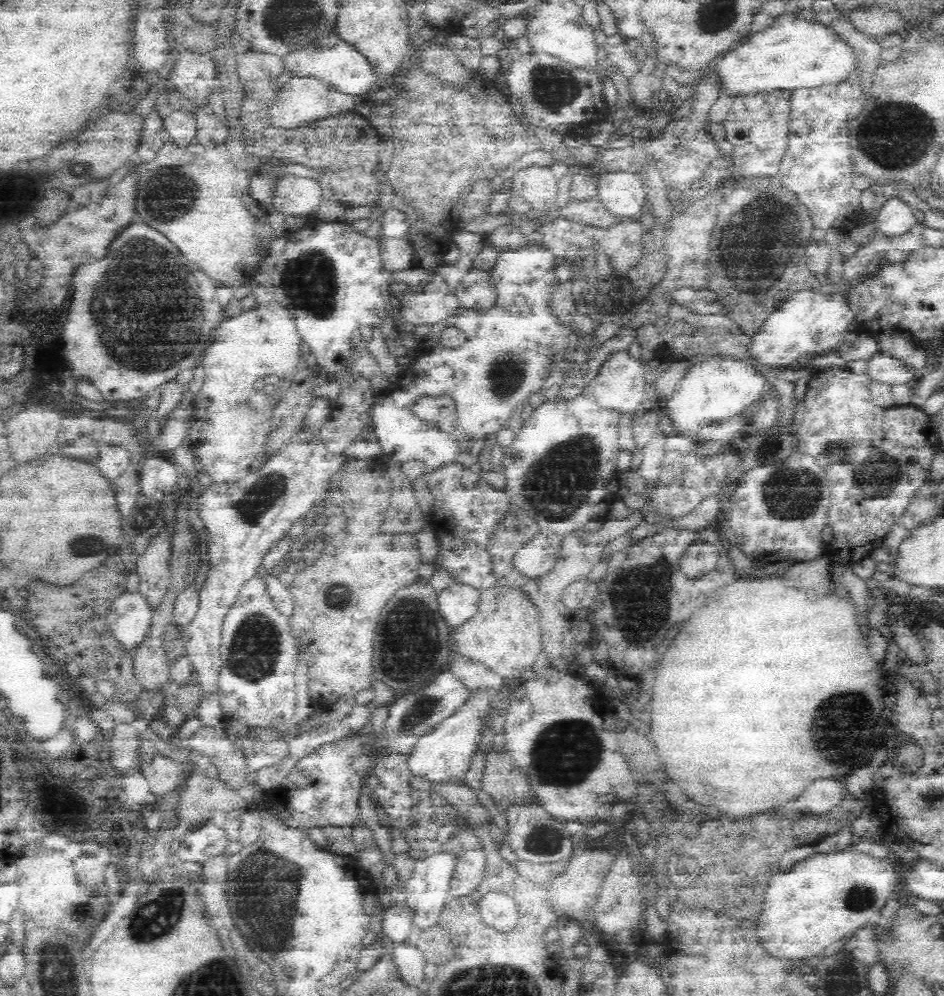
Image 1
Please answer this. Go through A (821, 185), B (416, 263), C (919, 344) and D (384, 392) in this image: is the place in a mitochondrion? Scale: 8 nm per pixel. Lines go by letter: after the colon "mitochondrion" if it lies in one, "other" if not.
A: other
B: other
C: other
D: other

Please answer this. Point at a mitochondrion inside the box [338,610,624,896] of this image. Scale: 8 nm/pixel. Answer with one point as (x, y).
(565, 751)

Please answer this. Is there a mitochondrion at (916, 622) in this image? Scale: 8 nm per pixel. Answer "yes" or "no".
no

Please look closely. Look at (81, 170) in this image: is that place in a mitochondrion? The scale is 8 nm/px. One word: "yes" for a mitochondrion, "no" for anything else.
no

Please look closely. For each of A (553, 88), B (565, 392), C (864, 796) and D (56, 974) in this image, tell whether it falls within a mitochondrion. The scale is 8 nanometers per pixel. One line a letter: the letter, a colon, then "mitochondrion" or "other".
A: mitochondrion
B: other
C: other
D: mitochondrion

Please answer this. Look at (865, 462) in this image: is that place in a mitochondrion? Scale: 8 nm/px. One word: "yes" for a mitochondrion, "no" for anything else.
yes

